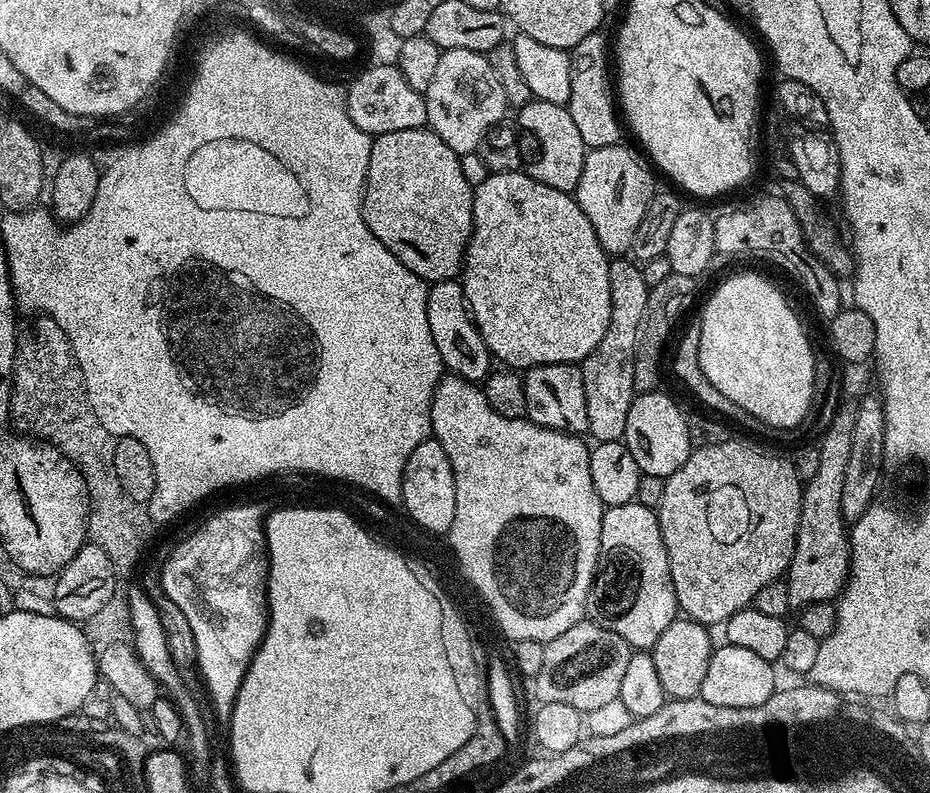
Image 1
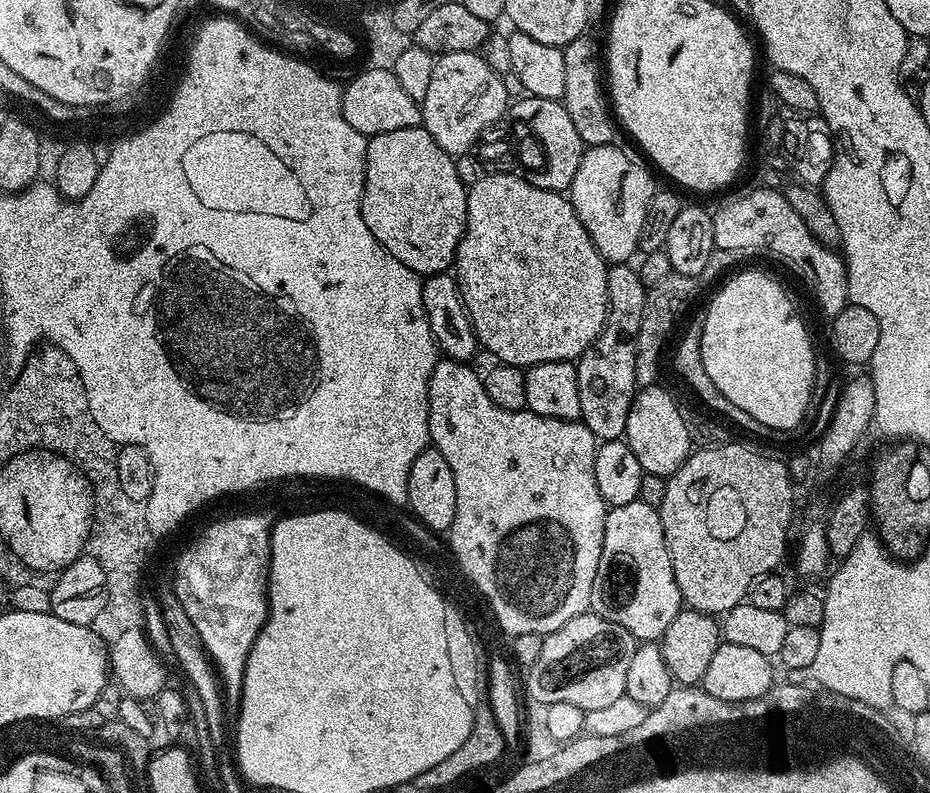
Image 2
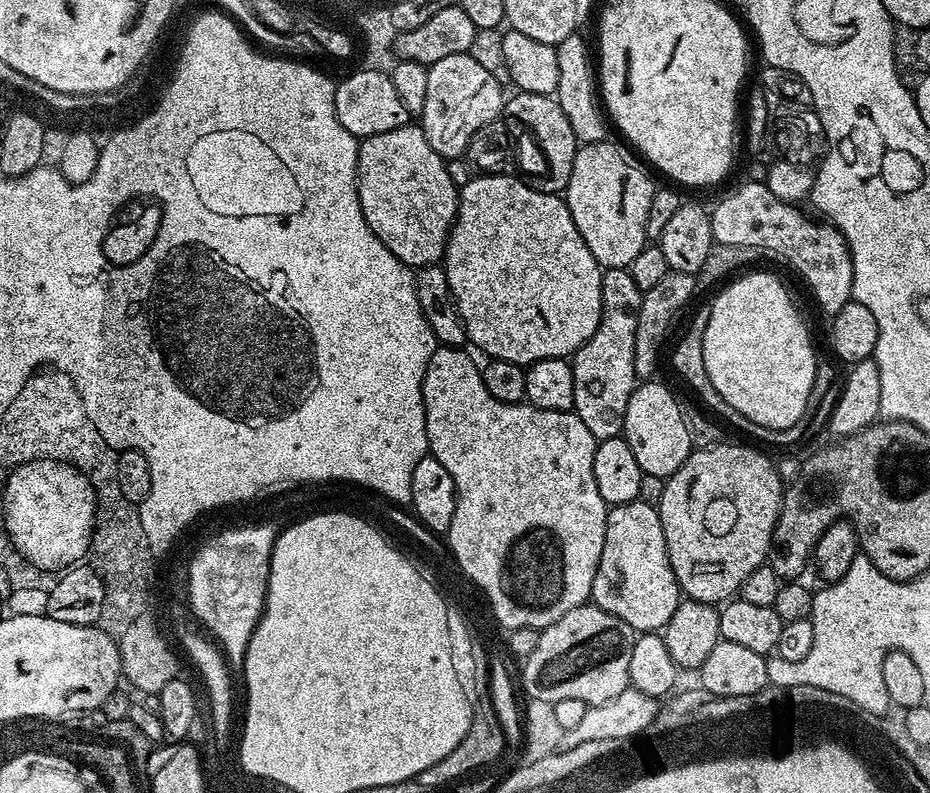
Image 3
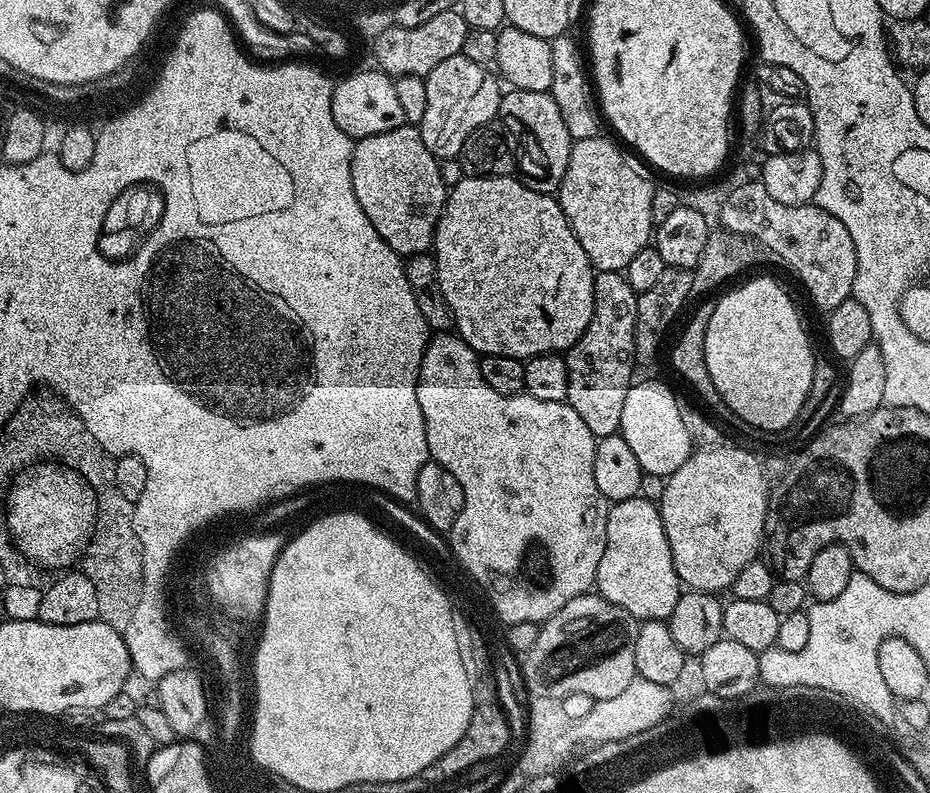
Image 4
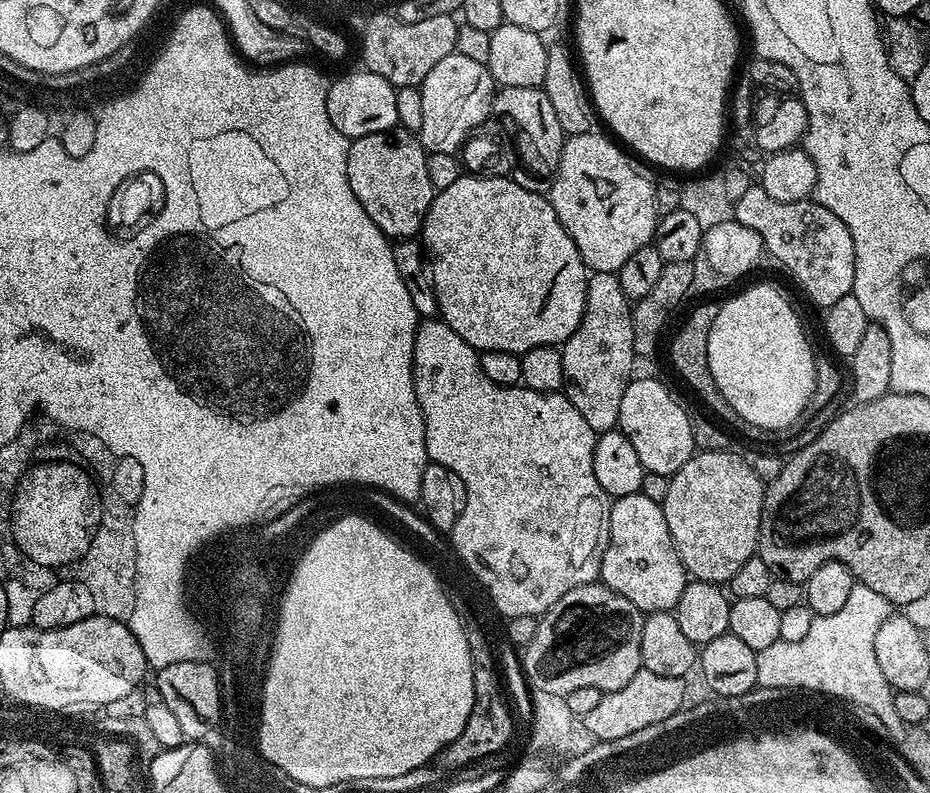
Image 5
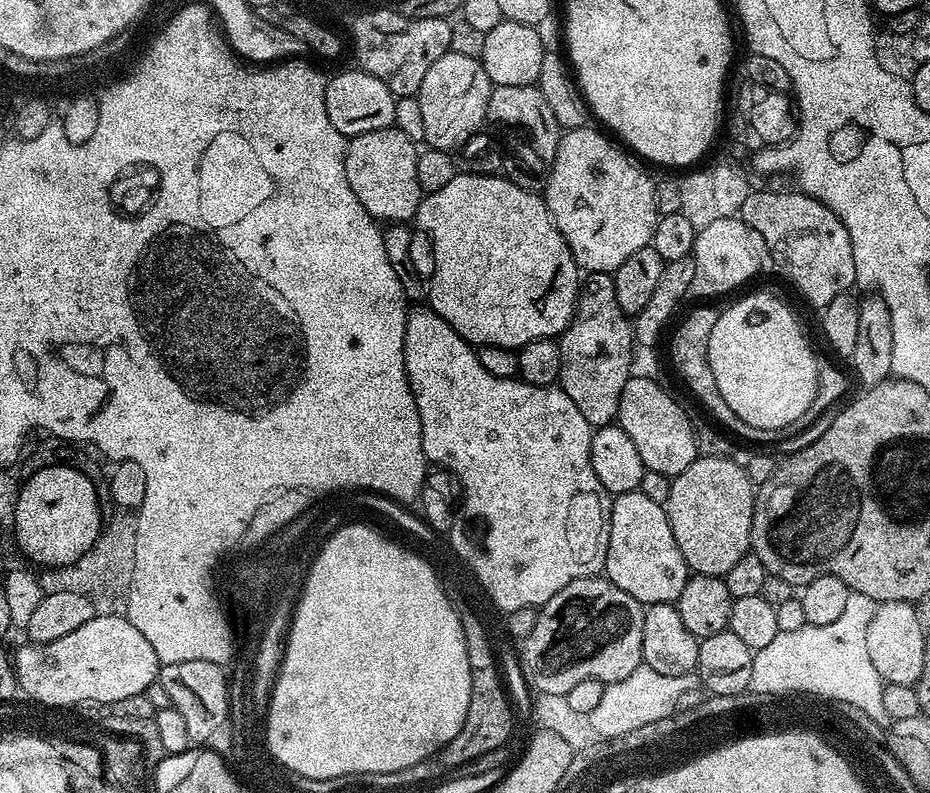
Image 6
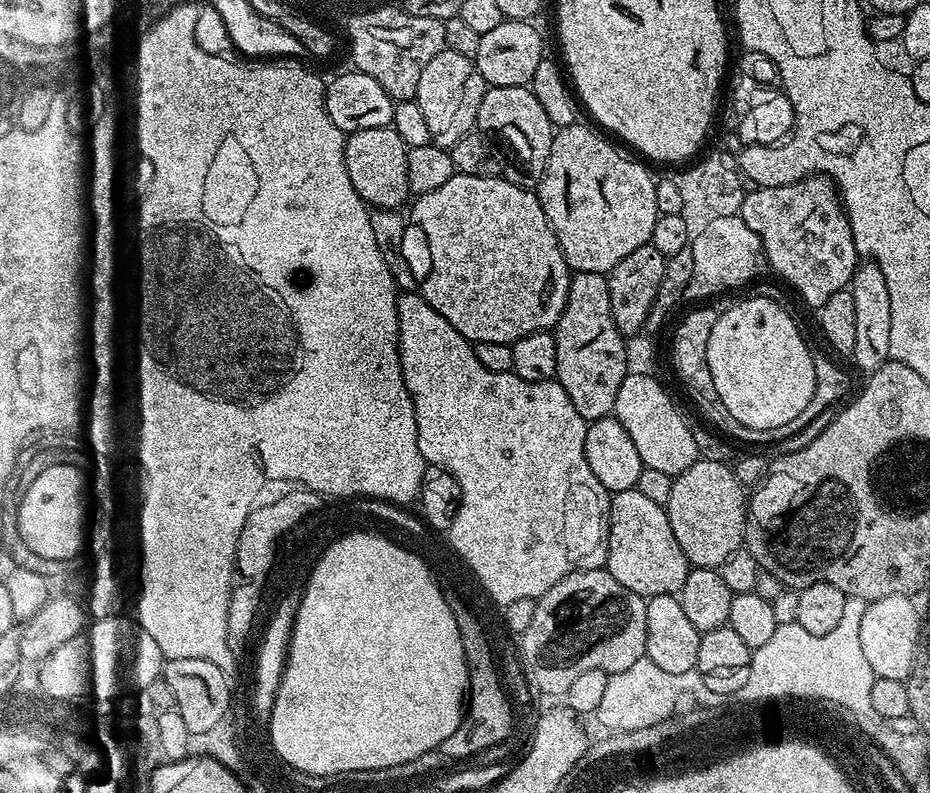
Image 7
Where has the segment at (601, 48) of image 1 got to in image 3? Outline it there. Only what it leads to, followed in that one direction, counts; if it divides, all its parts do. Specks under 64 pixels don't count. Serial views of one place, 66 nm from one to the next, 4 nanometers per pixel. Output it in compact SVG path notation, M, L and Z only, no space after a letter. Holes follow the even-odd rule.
M573 34L562 38L562 42L555 45L555 50L558 54L558 86L554 95L562 106L562 114L566 114L566 119L570 122L570 130L574 130L580 144L593 144L609 139L610 124L598 91L598 68L594 63L593 53L592 56L588 53L587 42L580 34Z

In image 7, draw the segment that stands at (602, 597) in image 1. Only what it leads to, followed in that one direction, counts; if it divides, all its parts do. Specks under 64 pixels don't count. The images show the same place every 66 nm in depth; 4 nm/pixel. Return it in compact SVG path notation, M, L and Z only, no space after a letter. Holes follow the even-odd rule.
M636 488L613 492L608 506L608 562L609 572L626 590L645 598L676 596L686 582L689 570L686 554L670 530L665 505L650 502Z

